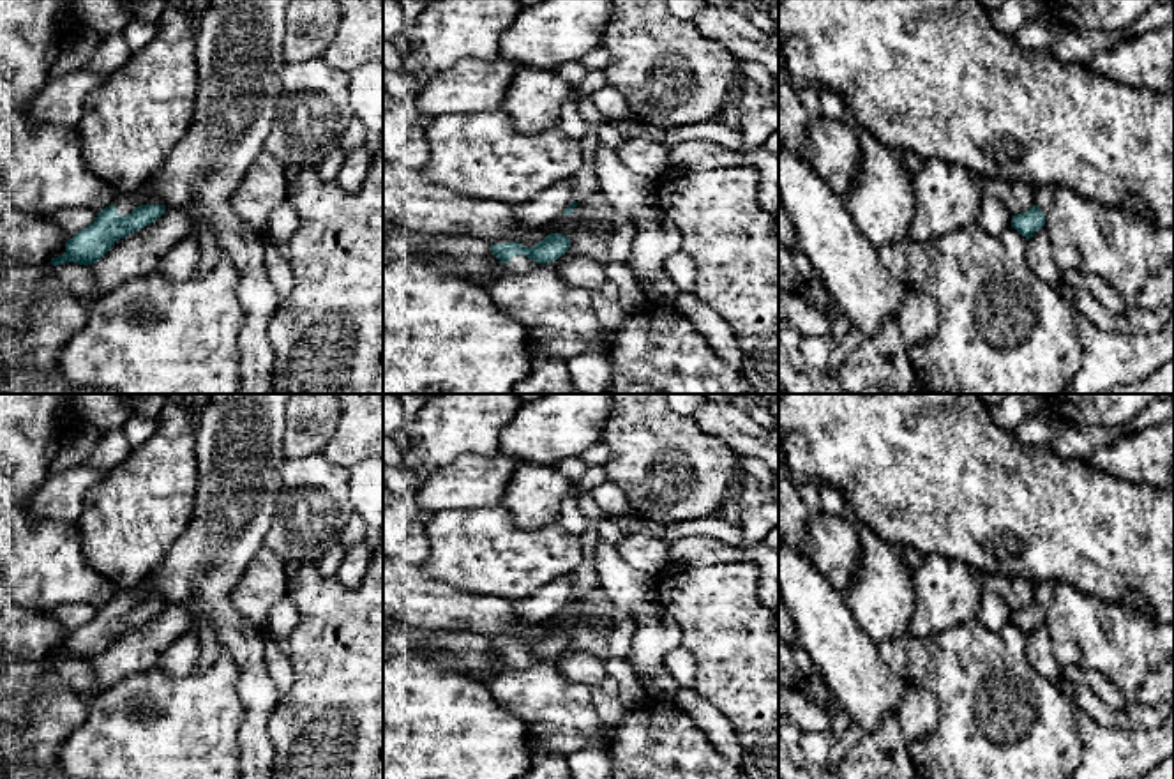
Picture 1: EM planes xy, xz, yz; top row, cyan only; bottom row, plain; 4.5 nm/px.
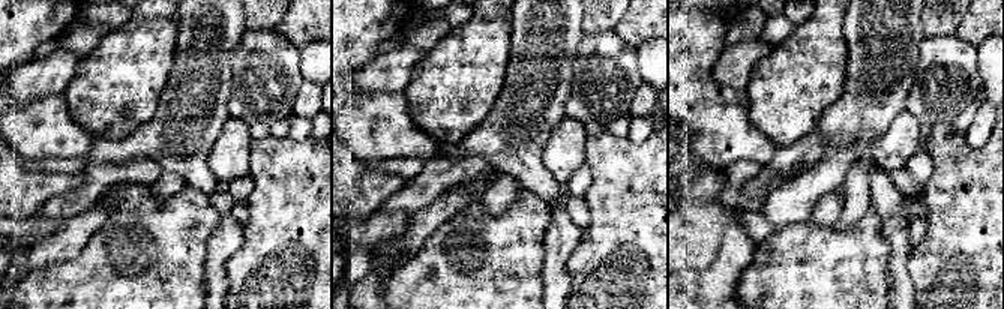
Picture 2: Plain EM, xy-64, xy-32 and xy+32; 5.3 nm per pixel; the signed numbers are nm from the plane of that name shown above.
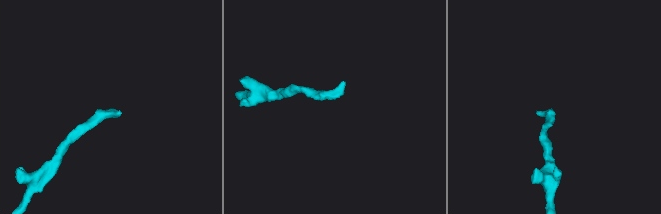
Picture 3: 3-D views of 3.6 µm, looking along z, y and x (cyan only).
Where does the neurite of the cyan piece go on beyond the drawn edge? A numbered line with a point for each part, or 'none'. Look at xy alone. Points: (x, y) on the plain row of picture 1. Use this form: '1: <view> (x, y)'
1: xy (126, 597)

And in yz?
1: yz (1044, 594)

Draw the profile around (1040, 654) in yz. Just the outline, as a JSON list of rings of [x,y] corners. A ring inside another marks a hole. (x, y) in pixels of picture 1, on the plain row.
[[[1045,622],[1036,625],[1027,636],[1026,655],[1038,675],[1049,678],[1054,684],[1059,680],[1063,666],[1054,655],[1052,641],[1049,638],[1049,629]]]

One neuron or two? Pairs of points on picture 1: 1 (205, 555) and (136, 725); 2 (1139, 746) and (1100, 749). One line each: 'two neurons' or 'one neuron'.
1: two neurons
2: one neuron

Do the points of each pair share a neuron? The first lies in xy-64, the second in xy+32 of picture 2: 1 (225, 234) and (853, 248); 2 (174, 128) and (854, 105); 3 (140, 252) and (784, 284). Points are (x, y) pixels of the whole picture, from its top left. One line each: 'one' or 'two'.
1: two
2: one
3: one

